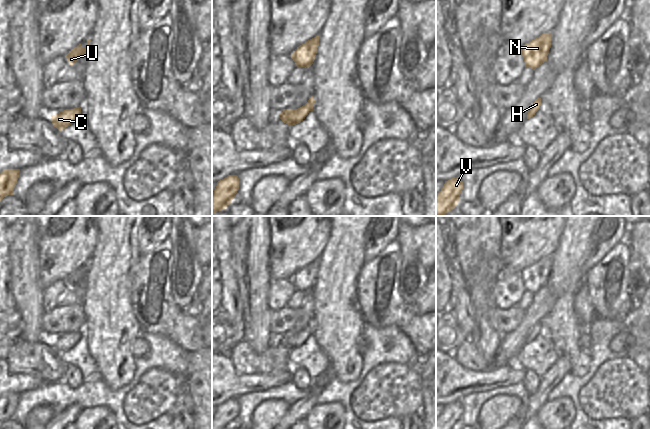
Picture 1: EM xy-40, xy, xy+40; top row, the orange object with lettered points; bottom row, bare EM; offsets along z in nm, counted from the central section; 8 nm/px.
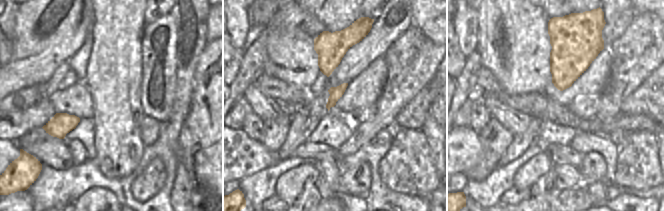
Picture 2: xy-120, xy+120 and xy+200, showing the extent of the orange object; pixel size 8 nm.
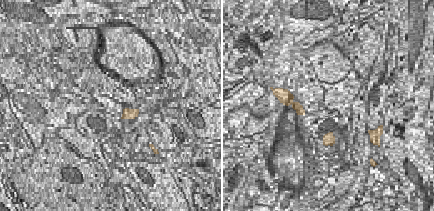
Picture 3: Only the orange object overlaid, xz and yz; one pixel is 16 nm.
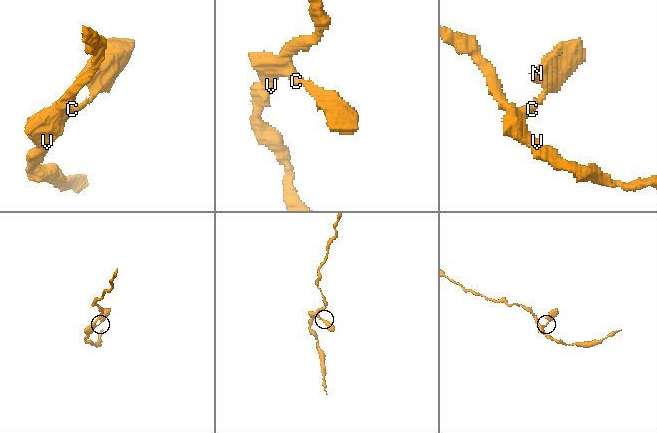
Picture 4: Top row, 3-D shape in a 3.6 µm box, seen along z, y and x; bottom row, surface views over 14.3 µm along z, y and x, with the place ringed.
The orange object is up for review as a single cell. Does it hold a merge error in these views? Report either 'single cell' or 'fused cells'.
single cell

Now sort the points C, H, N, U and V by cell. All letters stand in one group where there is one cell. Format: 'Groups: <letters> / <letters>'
Groups: C H N U V

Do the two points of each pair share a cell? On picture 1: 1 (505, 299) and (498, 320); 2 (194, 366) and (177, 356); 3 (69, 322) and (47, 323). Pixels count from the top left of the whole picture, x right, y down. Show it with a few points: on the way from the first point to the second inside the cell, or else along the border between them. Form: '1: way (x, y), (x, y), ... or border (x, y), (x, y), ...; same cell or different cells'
1: border (493, 304), (500, 308), (509, 308), (516, 305); different cells
2: border (189, 353), (189, 361), (184, 374); different cells
3: way (64, 322), (52, 323); same cell

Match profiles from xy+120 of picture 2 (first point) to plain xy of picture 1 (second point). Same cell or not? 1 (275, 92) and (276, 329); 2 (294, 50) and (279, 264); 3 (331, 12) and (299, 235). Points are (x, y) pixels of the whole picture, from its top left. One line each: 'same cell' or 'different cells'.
1: same cell
2: different cells
3: same cell

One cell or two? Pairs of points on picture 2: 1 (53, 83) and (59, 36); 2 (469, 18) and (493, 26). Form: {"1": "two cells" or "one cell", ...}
{"1": "two cells", "2": "two cells"}

